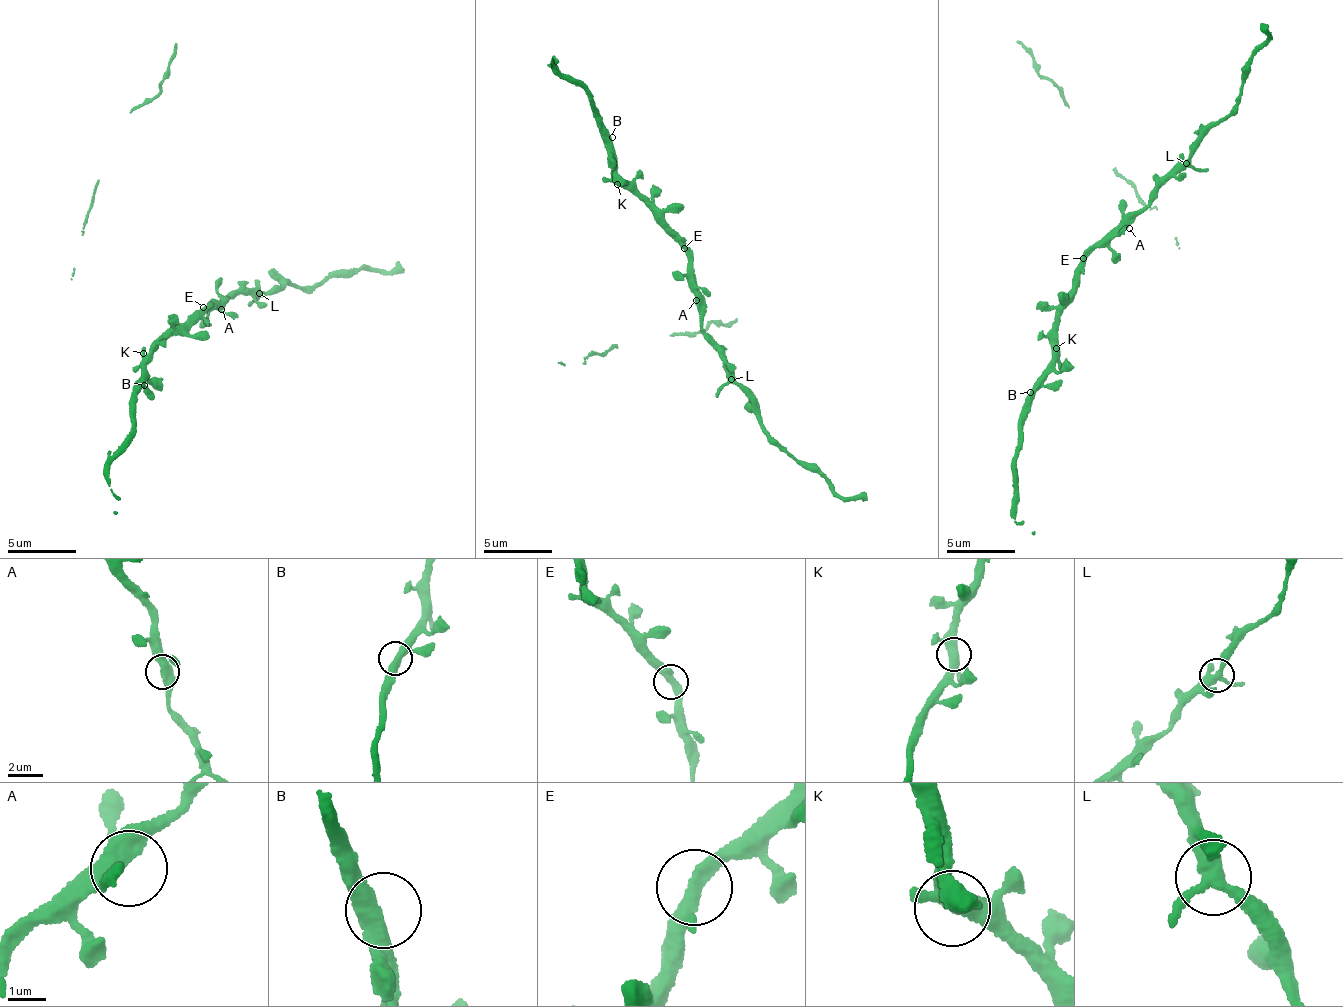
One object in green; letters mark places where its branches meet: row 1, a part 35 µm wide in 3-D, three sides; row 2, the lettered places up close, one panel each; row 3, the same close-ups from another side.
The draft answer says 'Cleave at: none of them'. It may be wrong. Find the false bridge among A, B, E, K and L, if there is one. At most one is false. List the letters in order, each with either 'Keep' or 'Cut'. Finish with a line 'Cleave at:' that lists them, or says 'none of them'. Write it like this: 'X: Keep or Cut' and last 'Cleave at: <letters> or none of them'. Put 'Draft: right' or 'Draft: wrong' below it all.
A: Keep
B: Keep
E: Keep
K: Keep
L: Keep
Cleave at: none of them
Draft: right

